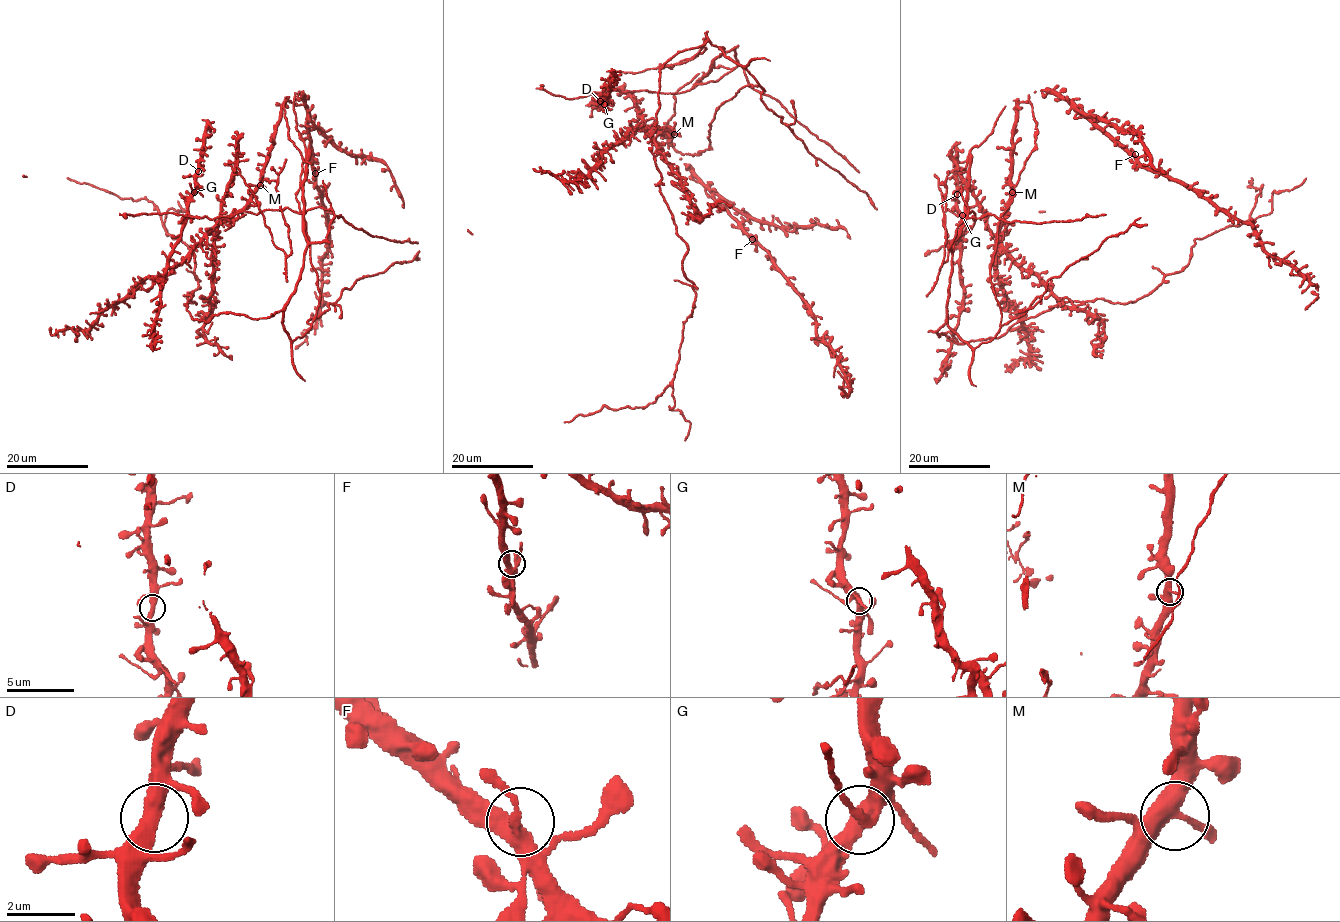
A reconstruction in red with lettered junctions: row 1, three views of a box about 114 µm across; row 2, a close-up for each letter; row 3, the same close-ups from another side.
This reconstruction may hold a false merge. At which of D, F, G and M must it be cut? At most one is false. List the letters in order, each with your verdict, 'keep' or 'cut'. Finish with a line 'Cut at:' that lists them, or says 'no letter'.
D: keep
F: keep
G: keep
M: keep
Cut at: no letter

